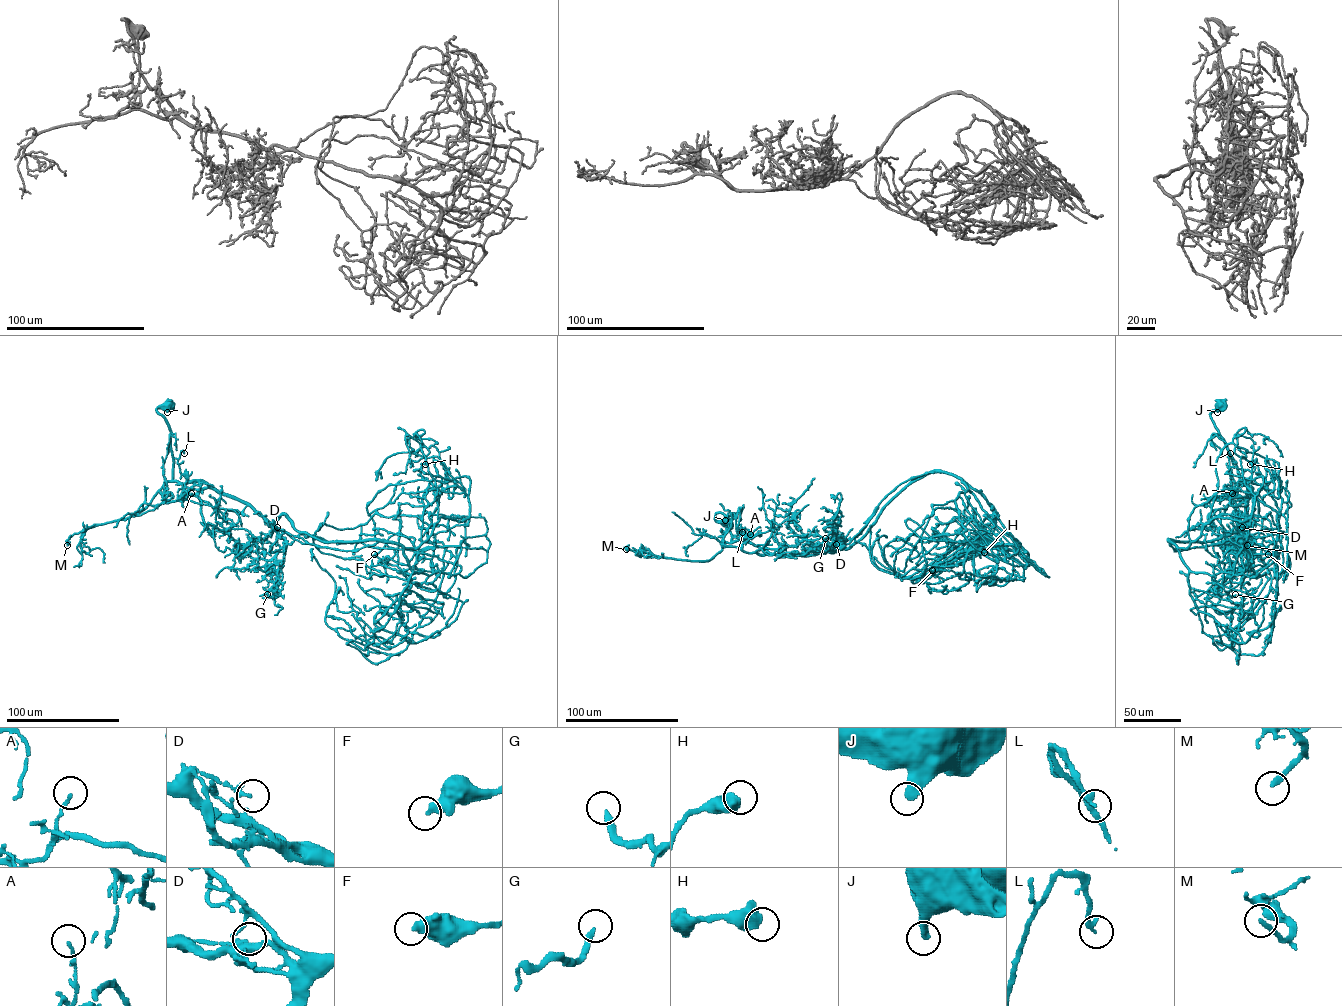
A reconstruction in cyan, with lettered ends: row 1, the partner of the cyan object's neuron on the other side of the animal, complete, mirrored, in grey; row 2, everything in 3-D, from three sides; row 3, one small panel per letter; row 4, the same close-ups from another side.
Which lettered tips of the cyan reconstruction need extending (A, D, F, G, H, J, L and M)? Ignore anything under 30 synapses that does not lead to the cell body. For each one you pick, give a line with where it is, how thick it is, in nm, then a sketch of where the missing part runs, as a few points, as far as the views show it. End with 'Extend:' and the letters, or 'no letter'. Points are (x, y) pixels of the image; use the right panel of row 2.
Extend: no letter

